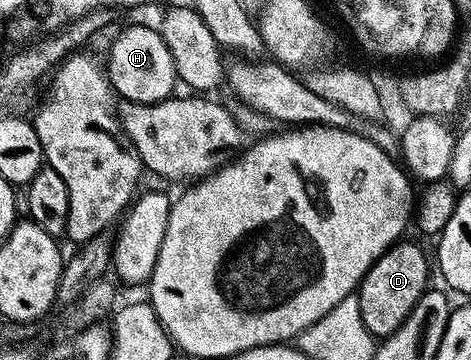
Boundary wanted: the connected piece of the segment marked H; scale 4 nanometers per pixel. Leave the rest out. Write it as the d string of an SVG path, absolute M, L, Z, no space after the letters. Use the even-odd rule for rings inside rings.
M139 26L125 29L114 43L107 62L112 88L122 100L138 105L155 105L168 100L174 94L178 76L171 51L160 31Z

